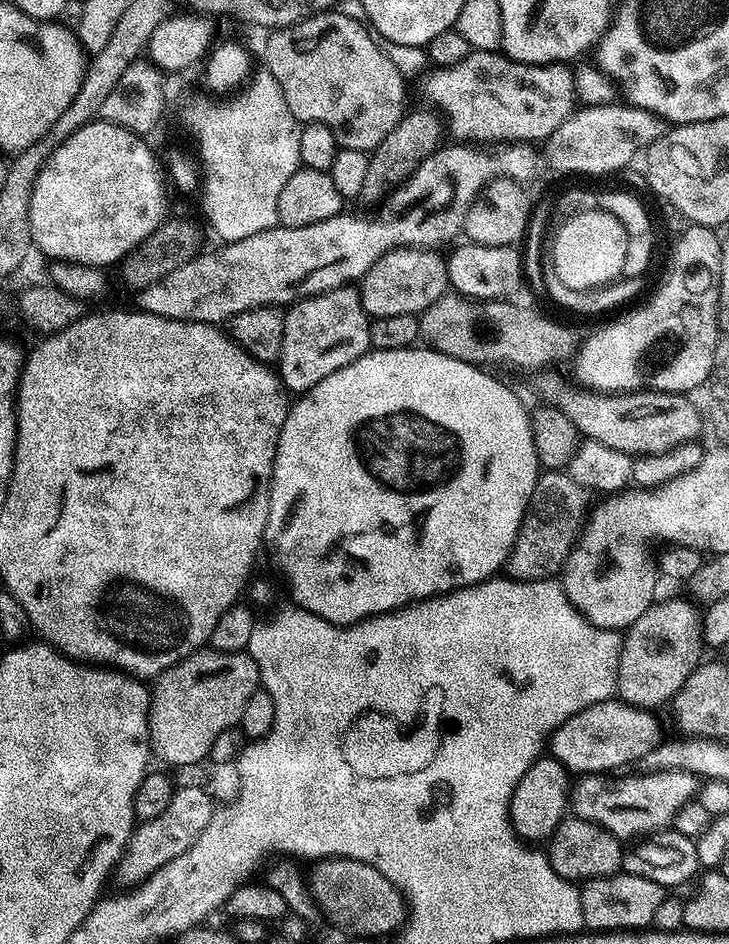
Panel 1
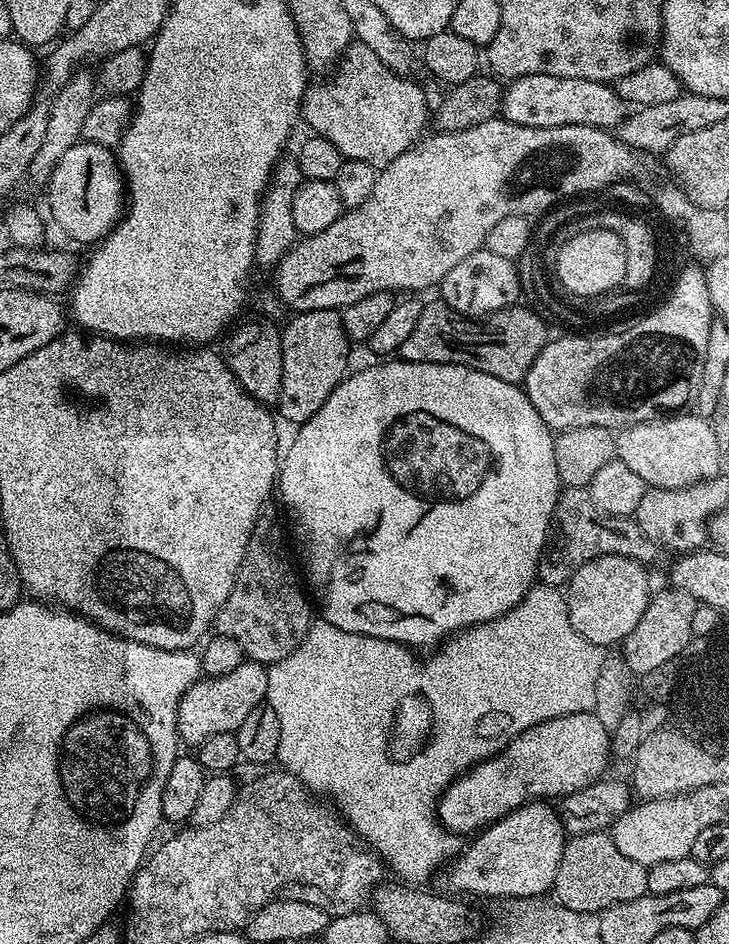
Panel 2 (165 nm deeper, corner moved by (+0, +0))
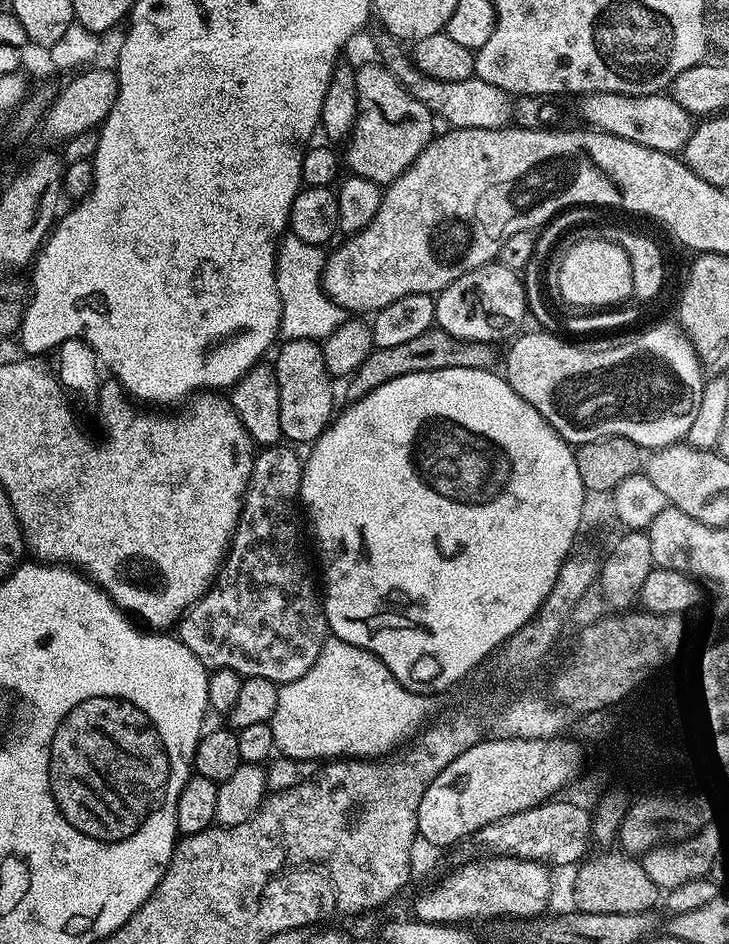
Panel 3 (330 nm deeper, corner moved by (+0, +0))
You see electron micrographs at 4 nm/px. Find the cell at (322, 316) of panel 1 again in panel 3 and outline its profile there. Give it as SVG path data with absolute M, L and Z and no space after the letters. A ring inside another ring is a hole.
M284 340L274 359L278 378L278 414L282 418L281 437L293 445L311 445L332 423L332 384L324 368L322 347L314 340Z

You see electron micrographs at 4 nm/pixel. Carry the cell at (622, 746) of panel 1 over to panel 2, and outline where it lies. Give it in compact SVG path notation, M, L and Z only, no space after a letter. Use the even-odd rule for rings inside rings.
M594 711L550 718L546 722L538 722L538 726L530 726L530 730L518 734L497 756L489 756L452 781L436 804L436 819L446 831L453 834L476 834L487 828L492 821L500 820L512 809L521 808L533 798L563 798L595 784L605 775L604 767L608 762L610 763L610 731L599 721Z

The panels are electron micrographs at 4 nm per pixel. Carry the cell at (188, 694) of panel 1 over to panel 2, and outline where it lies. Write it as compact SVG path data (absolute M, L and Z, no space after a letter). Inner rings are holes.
M245 662L239 664L230 674L221 676L204 676L195 680L180 699L176 734L192 746L206 742L213 734L236 732L242 721L250 715L259 704L265 703L268 695L268 670L263 664Z

